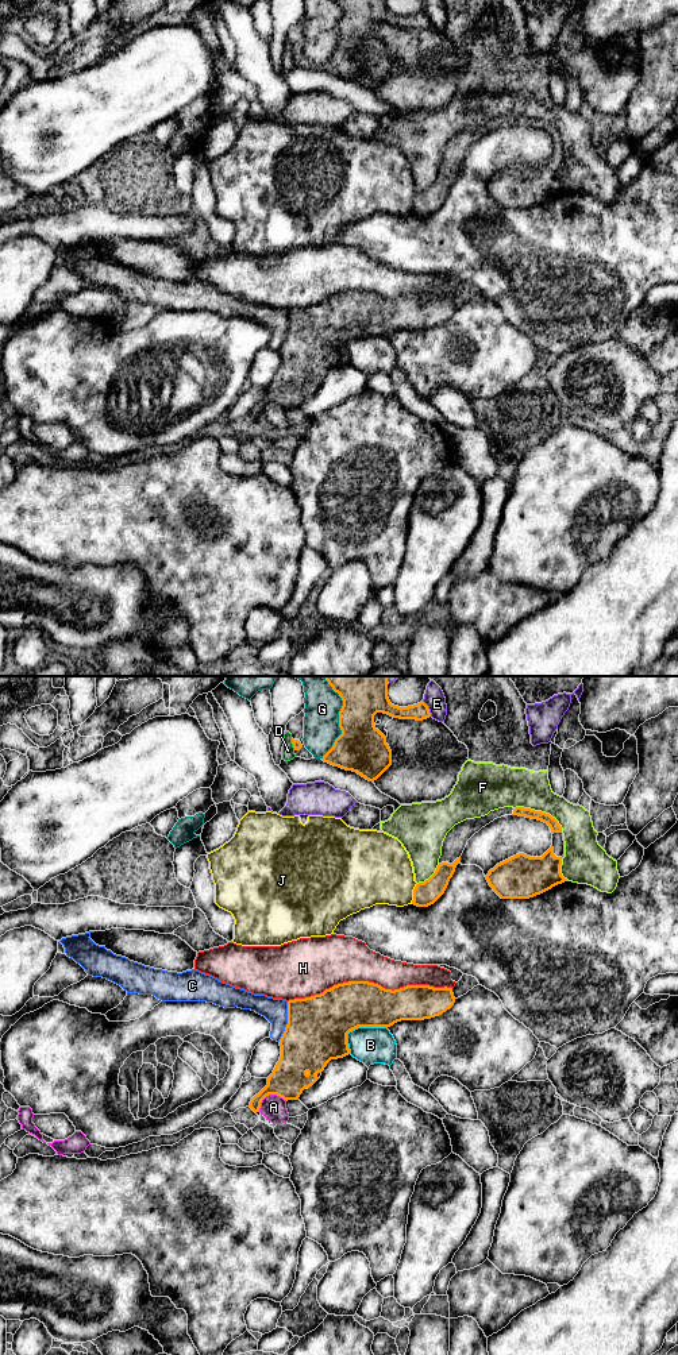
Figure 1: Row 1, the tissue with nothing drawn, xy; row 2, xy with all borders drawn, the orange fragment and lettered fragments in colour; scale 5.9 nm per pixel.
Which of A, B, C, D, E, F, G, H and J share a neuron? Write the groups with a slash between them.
A / B / C E / D / F / G / H / J

